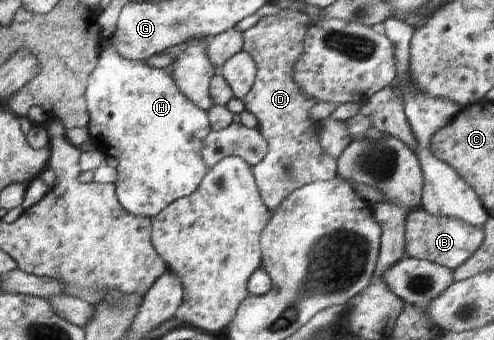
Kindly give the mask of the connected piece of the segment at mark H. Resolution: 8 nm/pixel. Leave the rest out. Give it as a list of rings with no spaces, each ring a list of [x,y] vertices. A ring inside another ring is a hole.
[[[110,37],[104,40],[101,62],[89,76],[85,99],[89,110],[89,139],[106,157],[114,156],[118,160],[115,185],[117,198],[126,212],[151,219],[176,199],[192,195],[204,182],[209,165],[203,159],[202,151],[205,140],[213,131],[209,114],[181,92],[167,69],[148,66],[142,60],[128,60],[112,46]]]

